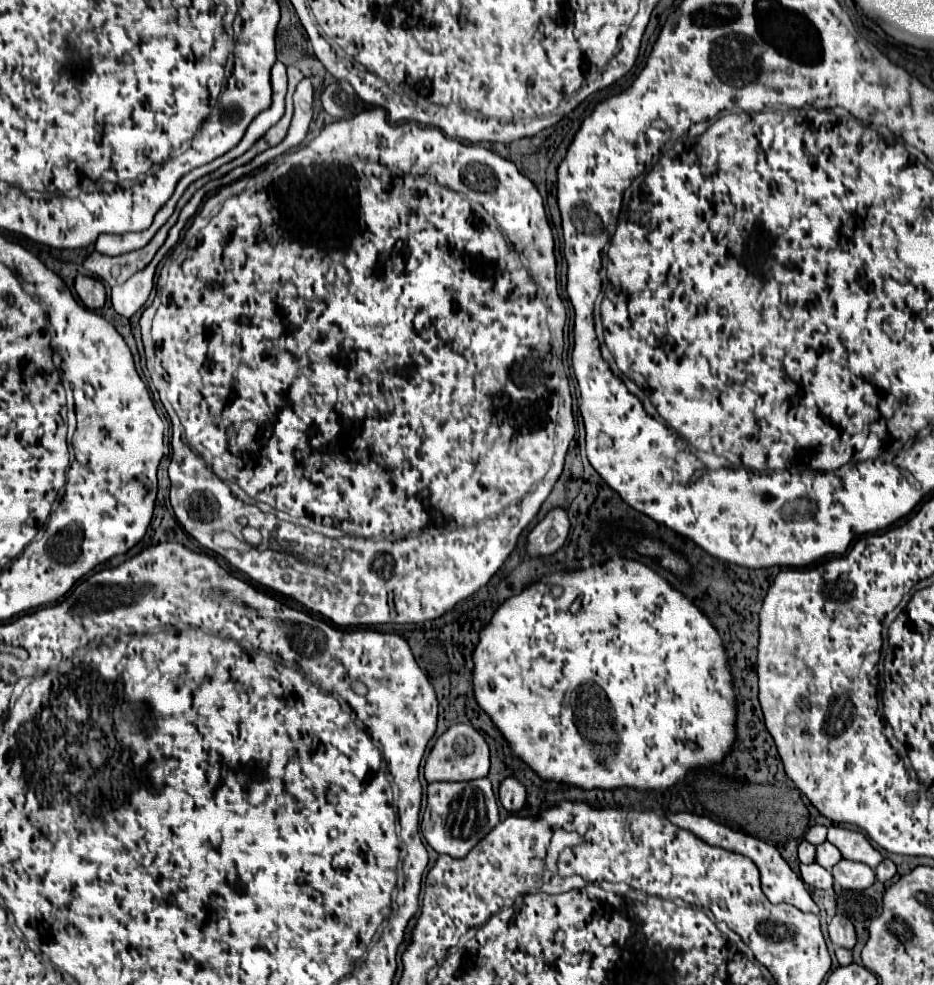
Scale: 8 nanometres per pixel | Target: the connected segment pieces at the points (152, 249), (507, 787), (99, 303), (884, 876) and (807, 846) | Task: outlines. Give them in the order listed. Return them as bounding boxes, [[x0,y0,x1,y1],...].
[[83,227,167,287],[499,777,525,813],[75,275,105,311],[875,859,895,883],[799,839,815,863]]

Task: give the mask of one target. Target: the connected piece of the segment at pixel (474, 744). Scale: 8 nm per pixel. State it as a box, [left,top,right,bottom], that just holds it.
[425,725,489,781]

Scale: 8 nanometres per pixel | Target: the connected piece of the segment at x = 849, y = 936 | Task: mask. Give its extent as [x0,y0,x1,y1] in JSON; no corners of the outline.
[829,915,855,949]

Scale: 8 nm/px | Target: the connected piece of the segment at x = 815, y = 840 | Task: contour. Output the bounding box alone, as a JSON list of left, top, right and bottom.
[805,825,827,845]

